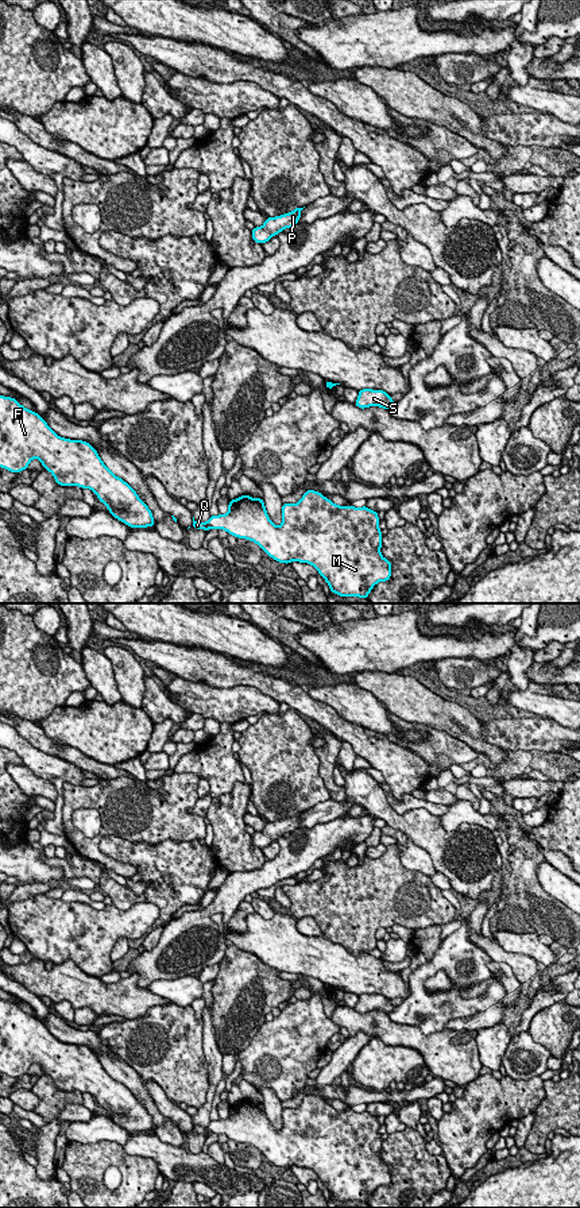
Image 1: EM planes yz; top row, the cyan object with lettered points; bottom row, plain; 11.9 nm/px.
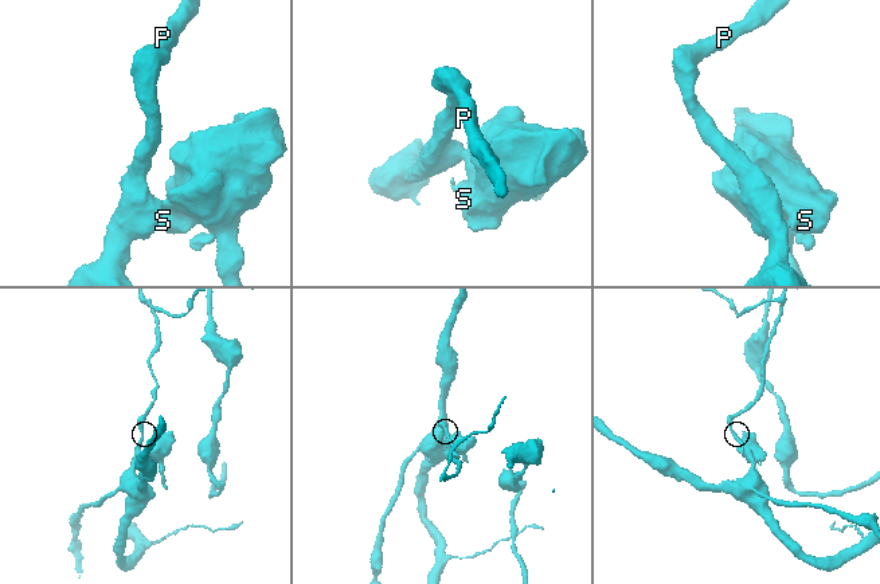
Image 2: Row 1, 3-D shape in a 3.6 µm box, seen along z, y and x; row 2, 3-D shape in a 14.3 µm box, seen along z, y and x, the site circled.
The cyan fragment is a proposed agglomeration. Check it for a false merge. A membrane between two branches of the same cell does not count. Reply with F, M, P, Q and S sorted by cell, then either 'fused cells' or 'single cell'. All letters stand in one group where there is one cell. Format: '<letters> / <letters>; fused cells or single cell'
F M P Q / S; fused cells

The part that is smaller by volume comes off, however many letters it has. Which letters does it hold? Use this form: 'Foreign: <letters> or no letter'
Foreign: S

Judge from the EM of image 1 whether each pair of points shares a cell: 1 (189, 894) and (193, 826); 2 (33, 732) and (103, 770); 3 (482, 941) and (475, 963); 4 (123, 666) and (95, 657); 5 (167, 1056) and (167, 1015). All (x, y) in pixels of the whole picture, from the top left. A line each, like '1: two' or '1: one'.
1: two
2: one
3: two
4: two
5: one

